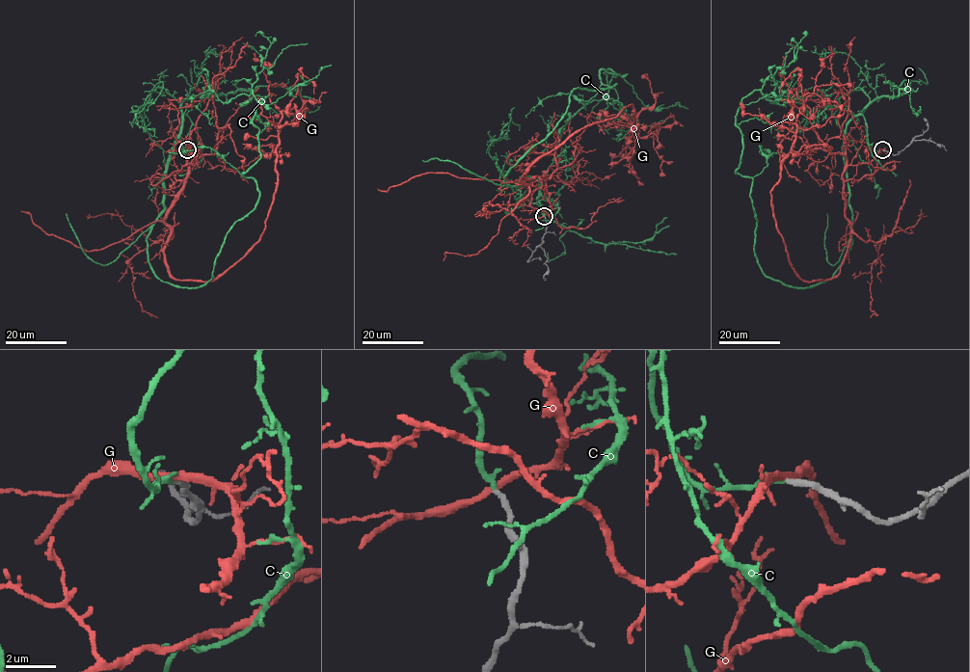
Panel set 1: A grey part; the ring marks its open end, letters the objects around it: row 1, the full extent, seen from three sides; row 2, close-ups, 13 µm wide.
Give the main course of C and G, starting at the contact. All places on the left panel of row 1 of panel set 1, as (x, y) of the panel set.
C: (187, 149), (186, 115), (148, 258), (201, 287), (258, 197), (243, 174), (257, 101), (185, 89)
G: (187, 149), (195, 159), (165, 221), (165, 263), (176, 280), (212, 282), (265, 228), (300, 70), (314, 94)

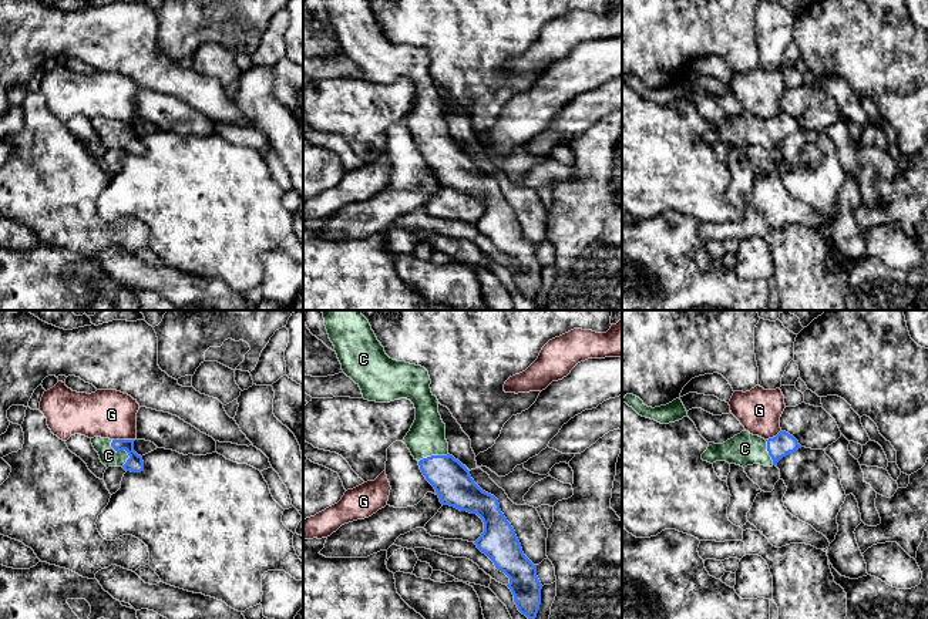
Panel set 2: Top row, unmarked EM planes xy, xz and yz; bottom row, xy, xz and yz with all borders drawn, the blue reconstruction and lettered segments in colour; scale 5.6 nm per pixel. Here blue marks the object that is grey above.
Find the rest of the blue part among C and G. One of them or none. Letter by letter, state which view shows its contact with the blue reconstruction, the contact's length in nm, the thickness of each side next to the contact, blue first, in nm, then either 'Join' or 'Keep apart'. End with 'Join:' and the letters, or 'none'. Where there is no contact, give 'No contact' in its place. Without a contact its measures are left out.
C: Touches blue in xy. Shared border 170 nm. Thickness 90 nm (blue) against 100 nm. Join
G: Touches blue in xy. Shared border 130 nm. Thickness 90 nm (blue) against 280 nm. Keep apart
Join: C

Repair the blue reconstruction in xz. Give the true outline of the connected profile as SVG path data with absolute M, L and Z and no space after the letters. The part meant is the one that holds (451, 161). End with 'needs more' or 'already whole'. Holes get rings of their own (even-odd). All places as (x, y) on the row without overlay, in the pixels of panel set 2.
M325 0L325 7L343 54L360 68L364 81L390 84L407 80L414 85L416 101L403 124L443 186L477 195L483 201L484 213L474 225L510 259L507 268L518 292L535 302L542 270L537 246L524 236L498 181L483 172L470 152L448 135L445 105L430 70L428 53L390 40L367 0Z; needs more

